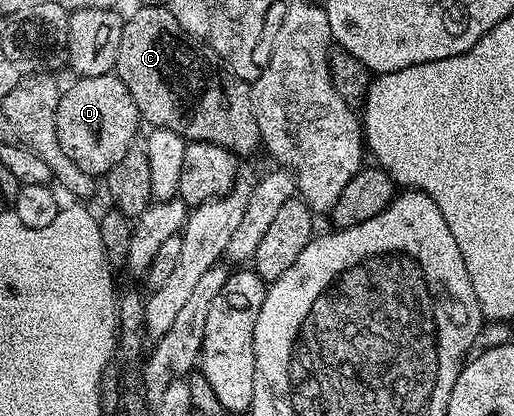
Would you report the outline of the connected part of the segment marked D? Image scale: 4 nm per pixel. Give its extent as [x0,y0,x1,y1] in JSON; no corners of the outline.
[55,74,143,177]

